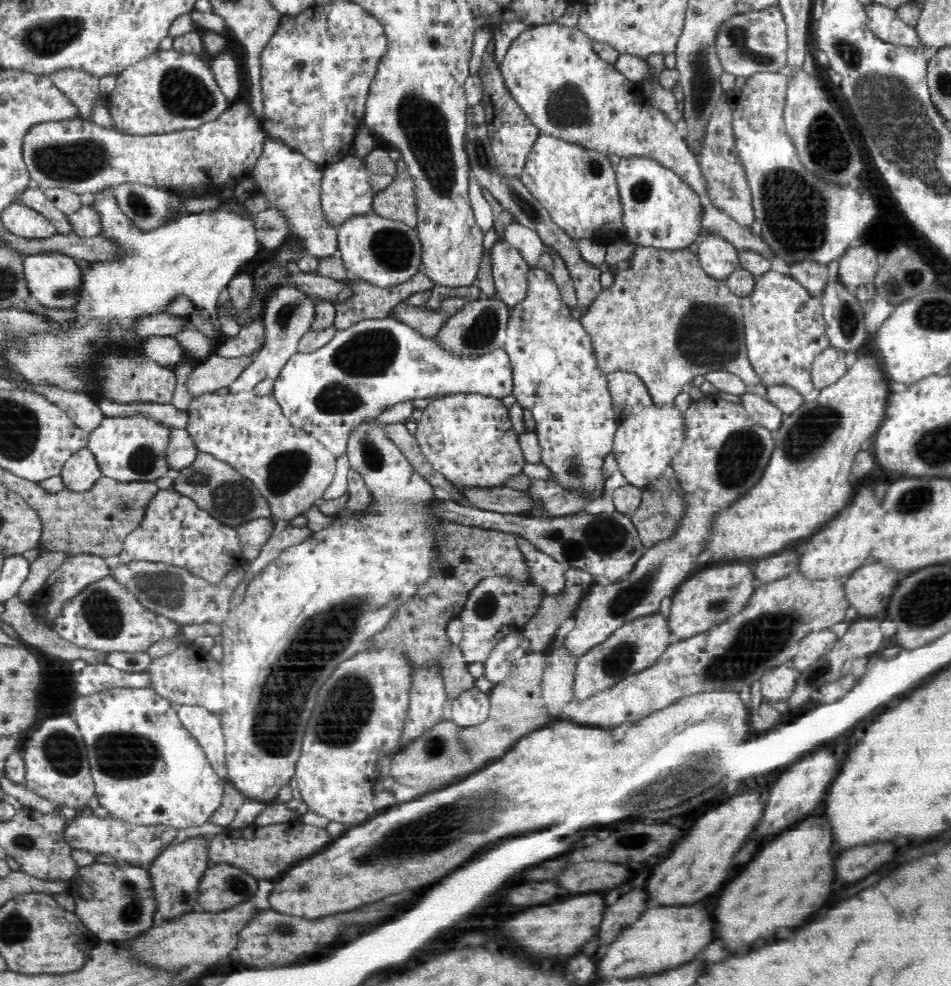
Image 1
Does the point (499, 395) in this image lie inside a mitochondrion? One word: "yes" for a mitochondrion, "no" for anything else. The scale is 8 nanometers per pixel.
no

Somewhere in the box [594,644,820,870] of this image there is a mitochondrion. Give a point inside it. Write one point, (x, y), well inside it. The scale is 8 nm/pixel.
(681, 778)

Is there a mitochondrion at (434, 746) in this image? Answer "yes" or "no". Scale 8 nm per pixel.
yes

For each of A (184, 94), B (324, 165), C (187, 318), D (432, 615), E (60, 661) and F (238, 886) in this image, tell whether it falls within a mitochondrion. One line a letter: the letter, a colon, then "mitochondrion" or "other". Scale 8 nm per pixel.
A: mitochondrion
B: other
C: other
D: other
E: other
F: mitochondrion

